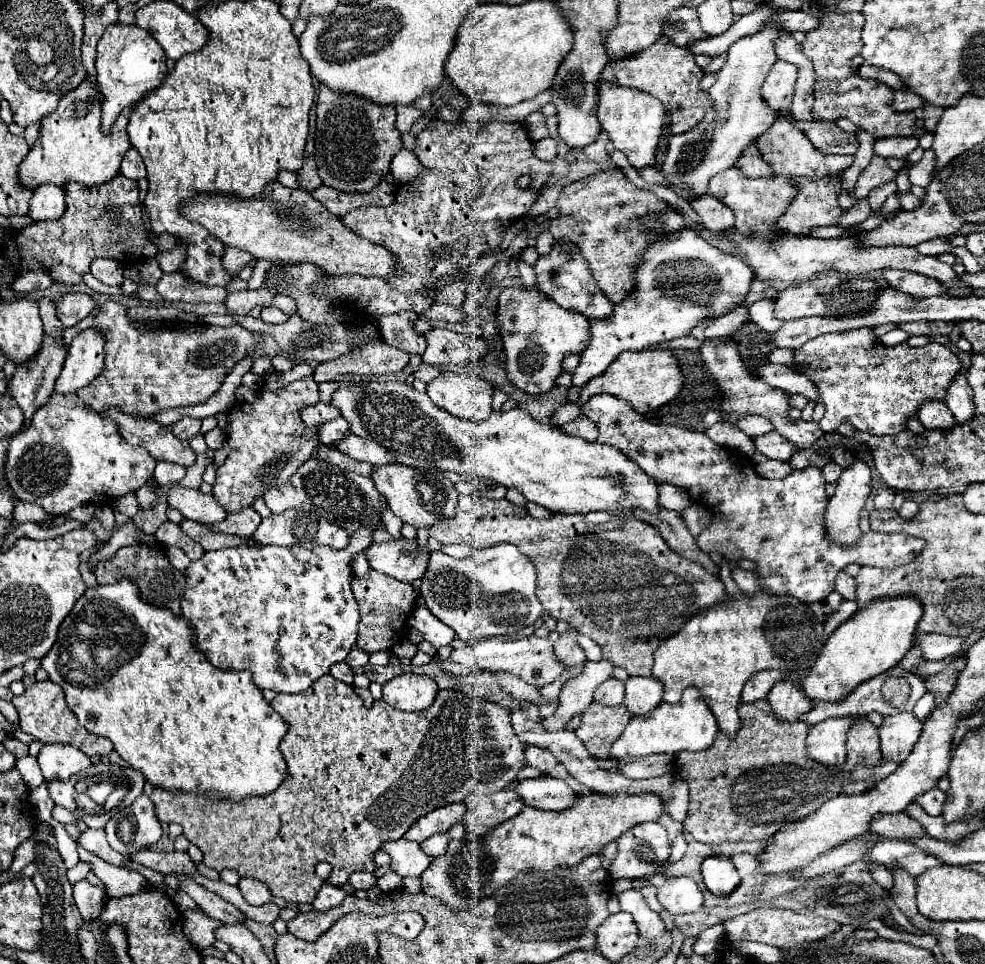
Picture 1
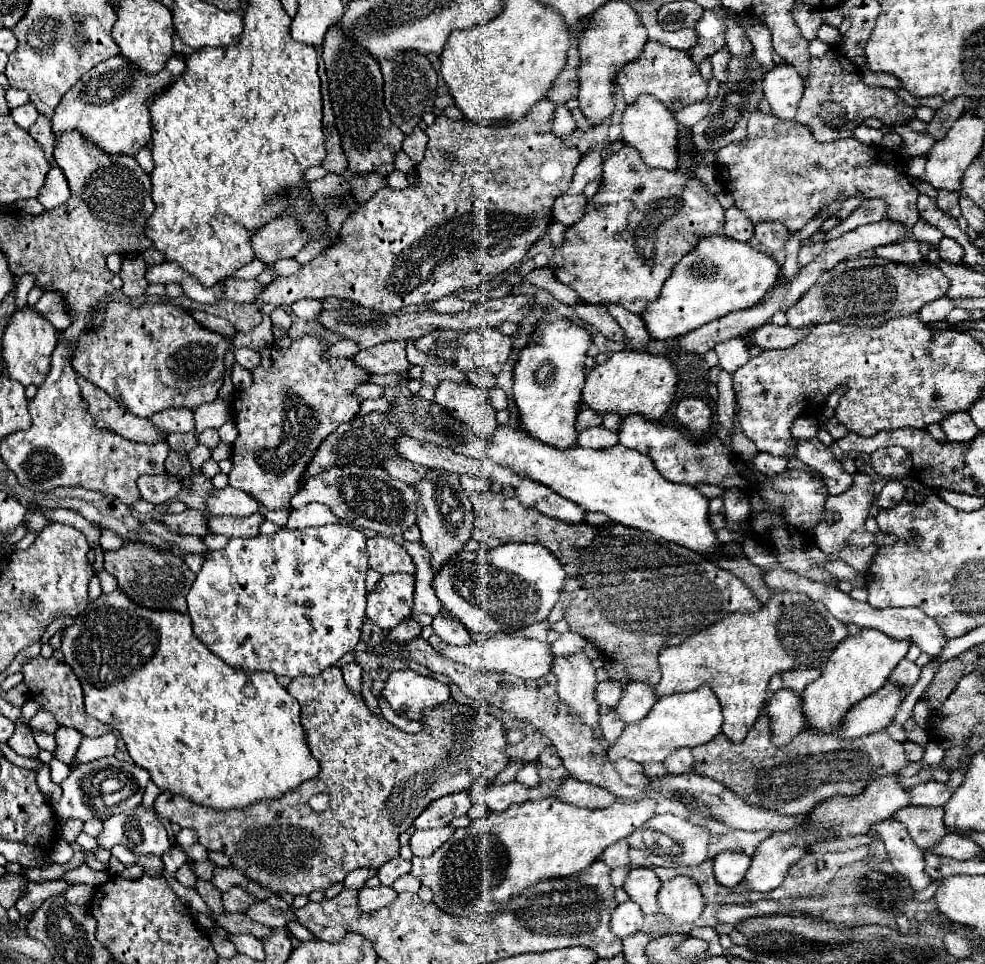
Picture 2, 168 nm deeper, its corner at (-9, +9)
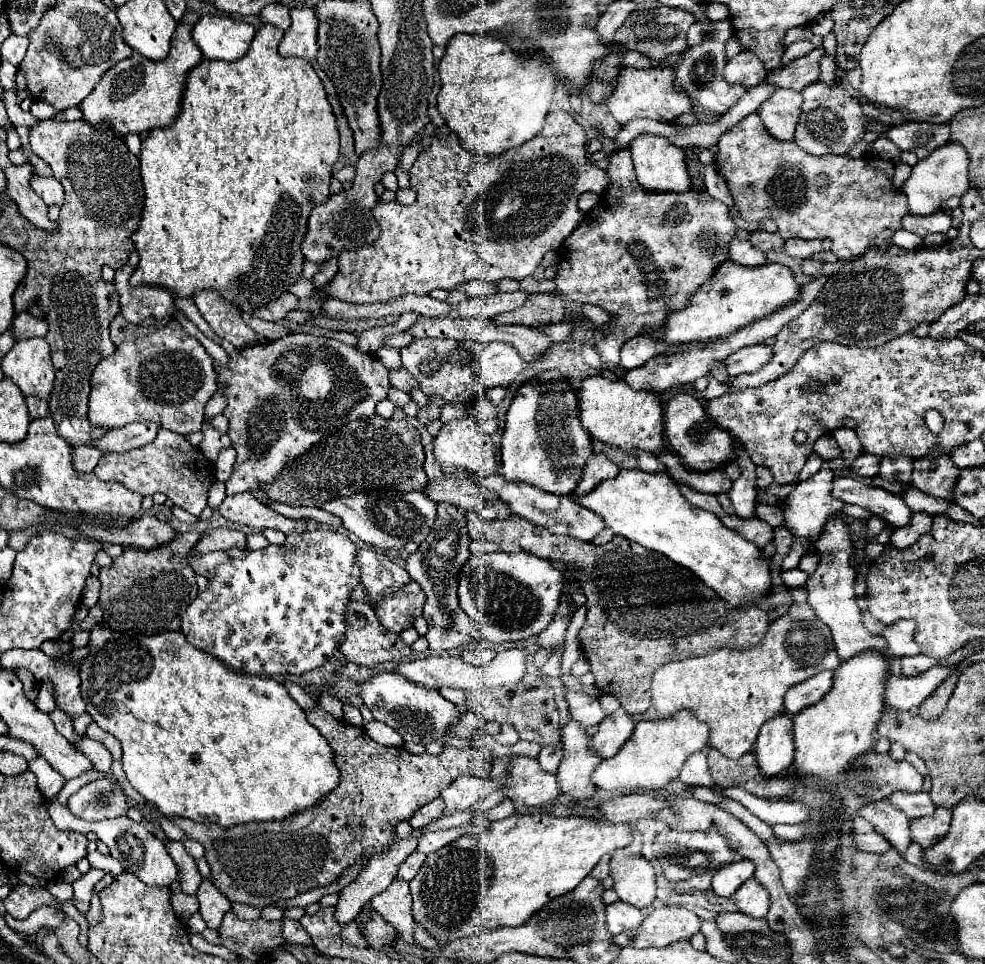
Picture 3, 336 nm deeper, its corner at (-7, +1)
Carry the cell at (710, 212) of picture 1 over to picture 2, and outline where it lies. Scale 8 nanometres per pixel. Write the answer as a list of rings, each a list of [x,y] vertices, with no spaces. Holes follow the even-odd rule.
[[[737,206],[725,210],[725,234],[739,242],[749,242],[753,238],[753,224]]]

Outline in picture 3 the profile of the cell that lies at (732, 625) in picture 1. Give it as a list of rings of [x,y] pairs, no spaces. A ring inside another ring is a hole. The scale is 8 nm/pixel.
[[[799,596],[793,600],[787,614],[769,624],[767,634],[755,648],[717,648],[705,656],[659,666],[653,674],[653,678],[657,678],[657,704],[647,712],[637,714],[635,720],[659,720],[677,710],[689,708],[699,720],[709,724],[709,746],[721,750],[727,758],[737,760],[753,750],[763,722],[785,712],[783,696],[791,686],[819,674],[821,670],[835,670],[839,664],[841,660],[829,628],[821,624],[815,610],[807,604],[807,598]]]

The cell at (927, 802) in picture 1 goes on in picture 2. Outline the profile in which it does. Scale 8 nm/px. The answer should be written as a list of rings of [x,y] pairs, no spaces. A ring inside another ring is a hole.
[[[923,782],[917,786],[911,786],[909,790],[909,804],[911,806],[945,806],[951,798],[951,790],[941,782]]]

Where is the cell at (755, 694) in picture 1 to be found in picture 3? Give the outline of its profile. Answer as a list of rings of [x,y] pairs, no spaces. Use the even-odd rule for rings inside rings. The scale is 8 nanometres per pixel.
[[[819,672],[817,676],[789,688],[785,694],[785,710],[795,714],[811,706],[813,702],[821,700],[831,688],[831,678],[833,678],[833,672]]]

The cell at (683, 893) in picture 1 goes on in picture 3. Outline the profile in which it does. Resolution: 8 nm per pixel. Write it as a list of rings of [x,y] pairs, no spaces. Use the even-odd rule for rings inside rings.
[[[657,906],[633,932],[621,932],[613,942],[621,948],[665,946],[677,940],[689,940],[701,928],[701,918],[683,906]]]

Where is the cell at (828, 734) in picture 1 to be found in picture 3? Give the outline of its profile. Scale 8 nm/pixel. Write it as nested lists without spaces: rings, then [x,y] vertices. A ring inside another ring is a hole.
[[[937,666],[937,668],[931,668],[919,676],[911,676],[911,678],[905,678],[905,676],[891,676],[889,678],[889,698],[885,700],[885,710],[883,714],[887,712],[907,712],[909,708],[913,706],[919,706],[945,678],[949,678],[949,674],[955,670],[955,666]]]

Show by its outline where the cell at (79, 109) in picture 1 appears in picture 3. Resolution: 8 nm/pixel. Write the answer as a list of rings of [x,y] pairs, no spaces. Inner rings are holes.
[[[187,12],[175,30],[171,52],[161,62],[145,60],[143,56],[129,56],[109,68],[93,92],[77,106],[83,112],[83,120],[103,134],[105,140],[123,140],[129,134],[143,134],[155,126],[169,126],[179,112],[185,74],[201,62],[201,52],[191,40],[191,28],[199,18],[197,12]]]

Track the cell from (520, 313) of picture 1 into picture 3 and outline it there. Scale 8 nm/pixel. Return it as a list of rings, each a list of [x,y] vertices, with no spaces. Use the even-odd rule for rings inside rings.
[[[565,378],[559,380],[527,380],[519,386],[507,416],[505,416],[505,432],[501,438],[501,474],[509,482],[529,482],[537,488],[549,490],[553,494],[569,494],[577,486],[577,478],[585,460],[591,456],[591,436],[581,426],[577,416],[577,398]]]

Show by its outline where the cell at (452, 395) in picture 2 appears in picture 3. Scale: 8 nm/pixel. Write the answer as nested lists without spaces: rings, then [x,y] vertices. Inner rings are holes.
[[[471,416],[445,422],[433,440],[433,448],[435,448],[435,458],[443,470],[465,470],[481,478],[497,472],[495,444],[491,436],[487,436]]]

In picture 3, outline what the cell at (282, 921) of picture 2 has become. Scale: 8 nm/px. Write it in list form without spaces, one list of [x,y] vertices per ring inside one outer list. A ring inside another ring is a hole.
[[[283,920],[283,938],[289,944],[301,944],[301,946],[311,946],[311,938],[309,934],[303,930],[303,926],[299,924],[299,920]]]

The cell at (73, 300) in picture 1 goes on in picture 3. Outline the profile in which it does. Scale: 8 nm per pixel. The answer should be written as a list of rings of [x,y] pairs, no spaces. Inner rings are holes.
[[[27,312],[17,314],[15,324],[13,324],[13,336],[15,340],[21,338],[33,338],[33,336],[45,336],[49,332],[47,328],[47,320],[45,318],[35,318]]]

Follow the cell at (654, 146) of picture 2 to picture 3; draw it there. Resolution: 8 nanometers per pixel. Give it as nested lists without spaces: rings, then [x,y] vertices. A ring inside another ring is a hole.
[[[639,134],[631,144],[629,150],[633,154],[633,164],[637,172],[637,180],[643,188],[655,192],[685,192],[691,188],[691,180],[685,168],[685,152],[683,148],[675,146],[661,134]]]

